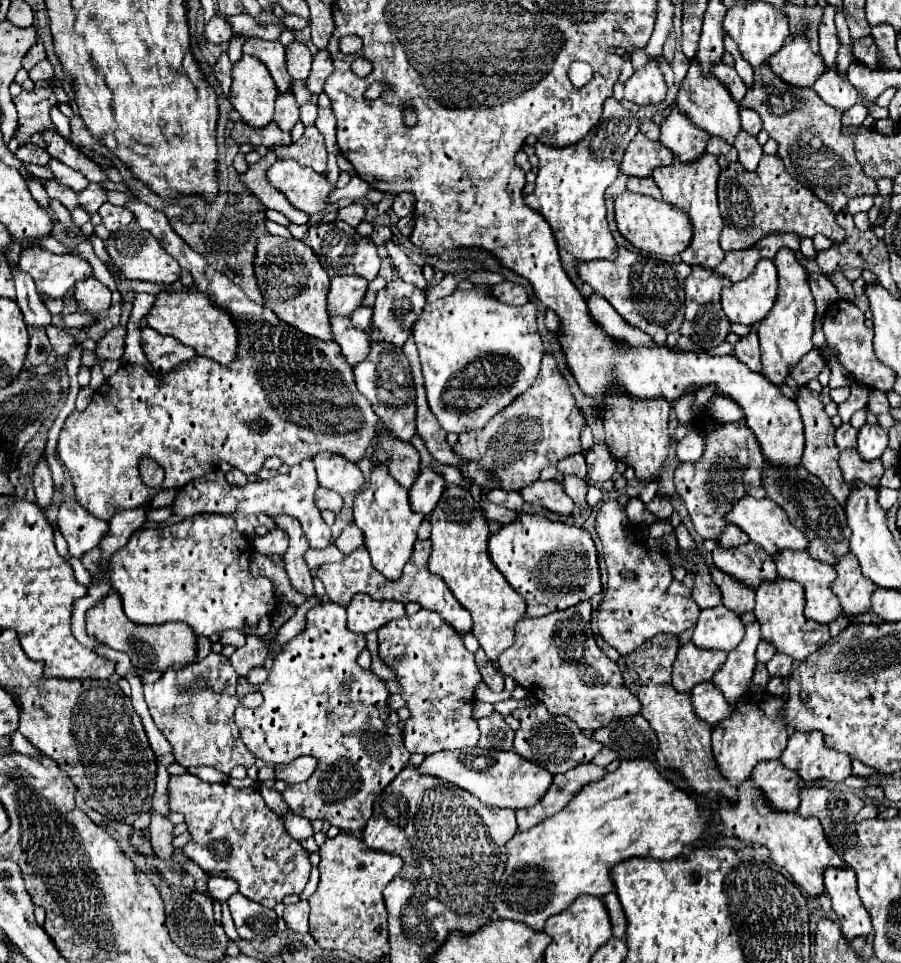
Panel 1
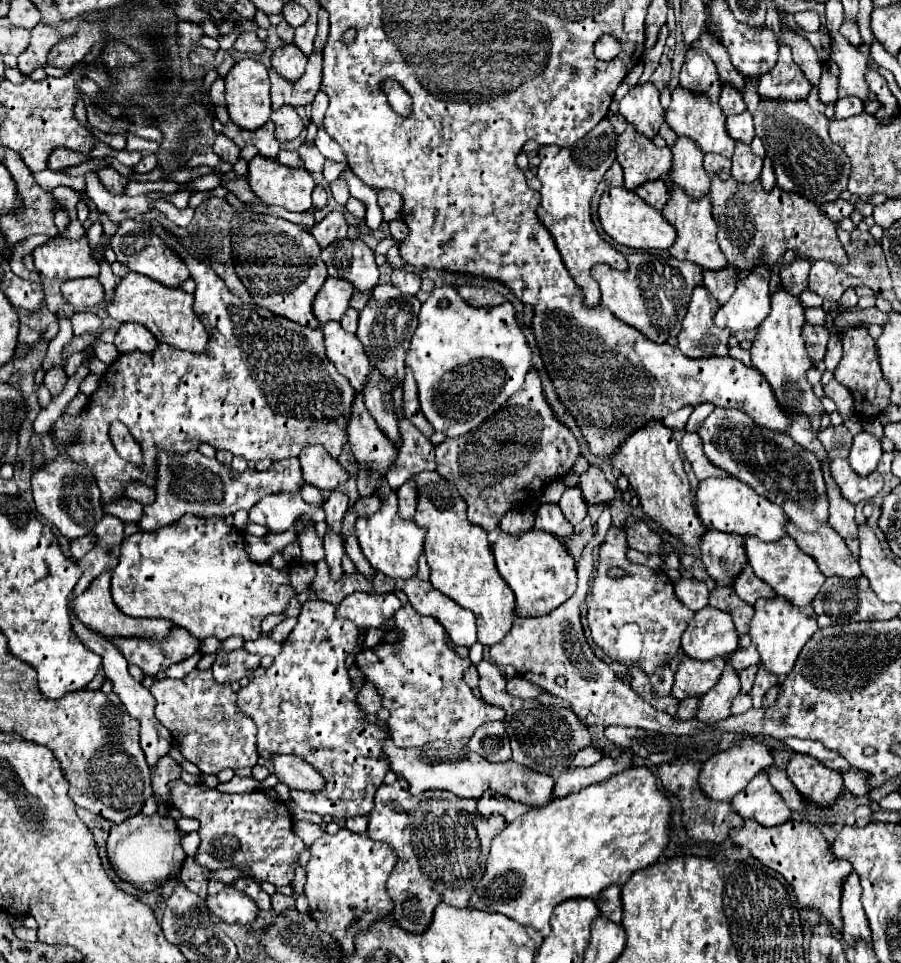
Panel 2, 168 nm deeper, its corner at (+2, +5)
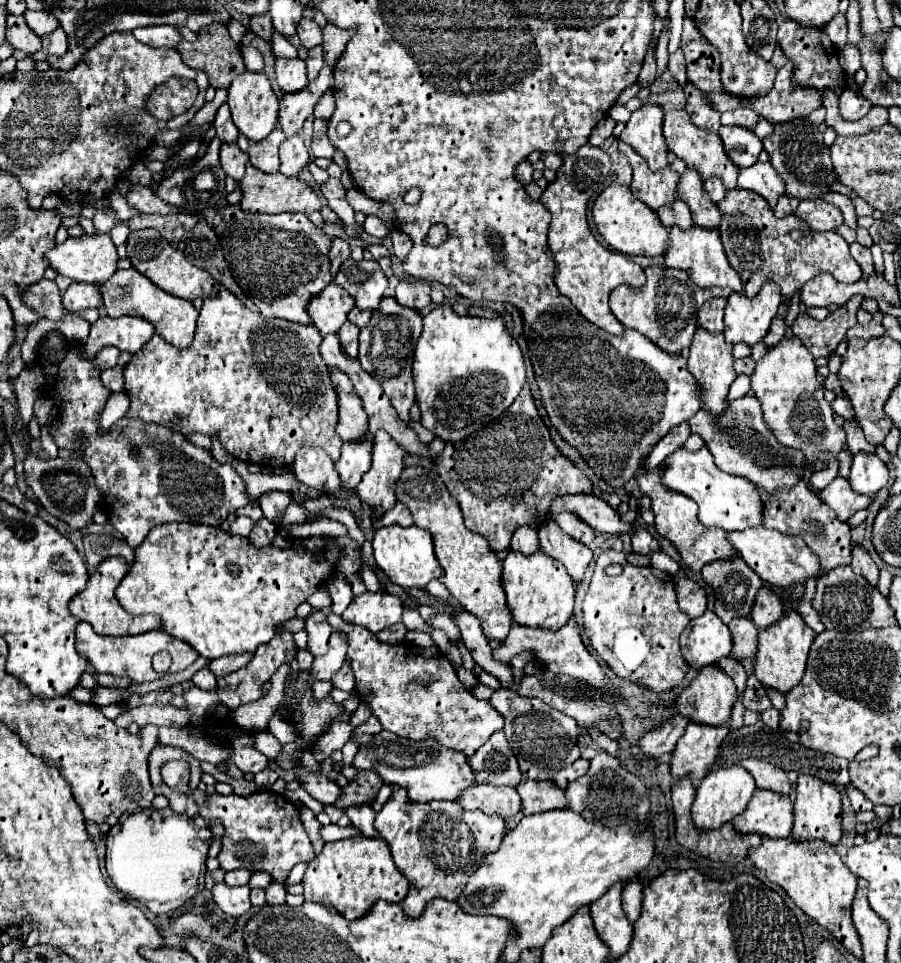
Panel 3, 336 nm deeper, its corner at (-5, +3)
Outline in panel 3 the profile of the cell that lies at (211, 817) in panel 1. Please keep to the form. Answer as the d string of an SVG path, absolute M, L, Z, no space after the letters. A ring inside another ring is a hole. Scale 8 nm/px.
M167 761L161 767L163 781L177 791L187 791L193 795L201 809L201 817L213 825L215 819L219 819L225 827L225 837L221 843L219 863L223 871L233 869L253 869L253 871L267 871L273 879L283 883L289 877L289 871L299 861L311 861L315 857L313 845L299 821L299 809L291 801L287 801L283 795L273 791L255 791L249 797L239 795L211 795L205 797L203 791L191 791L189 783L183 787L183 761Z

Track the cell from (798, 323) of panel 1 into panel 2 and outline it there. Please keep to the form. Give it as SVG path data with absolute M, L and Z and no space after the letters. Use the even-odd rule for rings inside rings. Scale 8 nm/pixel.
M780 283L776 291L772 291L772 311L764 319L764 323L756 329L756 339L752 343L752 367L758 369L764 379L770 383L776 399L780 401L782 409L796 413L808 413L812 417L812 427L820 429L820 413L824 413L820 399L812 393L812 385L806 379L806 371L812 367L810 357L804 347L802 329L806 325L804 319L804 305L800 303L800 297L790 295L784 285Z

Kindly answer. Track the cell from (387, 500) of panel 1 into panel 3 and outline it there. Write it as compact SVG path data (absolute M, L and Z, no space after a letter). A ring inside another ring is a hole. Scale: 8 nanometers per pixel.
M391 525L391 527L377 529L375 539L373 539L373 551L375 551L377 565L389 577L389 581L397 583L405 589L425 589L431 579L439 579L443 575L443 569L433 555L431 533L423 531L415 525L411 525L411 527Z

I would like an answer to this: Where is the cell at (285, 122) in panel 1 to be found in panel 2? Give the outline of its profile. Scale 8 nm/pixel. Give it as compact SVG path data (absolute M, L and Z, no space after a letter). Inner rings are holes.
M280 107L272 111L270 117L276 123L276 137L278 141L288 141L288 139L296 139L300 135L300 131L304 129L304 123L300 119L300 115L296 113L294 107Z

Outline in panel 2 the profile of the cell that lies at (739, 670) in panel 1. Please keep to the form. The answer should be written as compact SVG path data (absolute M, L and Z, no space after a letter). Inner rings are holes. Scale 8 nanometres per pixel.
M730 655L724 657L726 667L724 667L724 673L722 673L720 681L716 683L716 687L712 687L700 699L700 709L696 713L696 719L700 719L700 721L720 721L722 717L728 717L732 699L740 693L738 671L732 667L732 663L728 659L730 659Z

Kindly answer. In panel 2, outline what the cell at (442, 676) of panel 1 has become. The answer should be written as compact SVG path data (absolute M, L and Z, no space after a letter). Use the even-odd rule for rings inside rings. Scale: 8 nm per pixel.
M408 603L394 613L394 629L400 633L398 641L378 643L368 653L358 653L356 665L376 685L390 711L388 731L396 747L422 747L436 739L466 743L480 725L506 719L500 707L474 697L464 681L464 671L472 661L448 647L446 631L434 617L416 613Z

